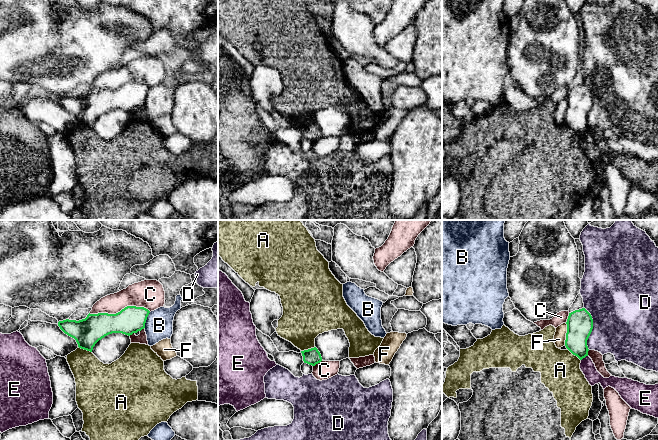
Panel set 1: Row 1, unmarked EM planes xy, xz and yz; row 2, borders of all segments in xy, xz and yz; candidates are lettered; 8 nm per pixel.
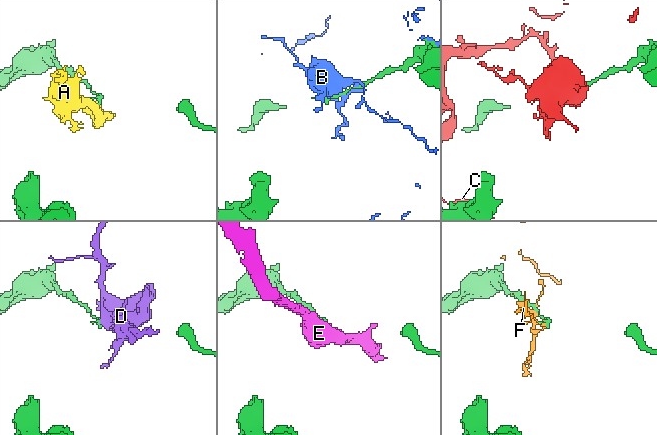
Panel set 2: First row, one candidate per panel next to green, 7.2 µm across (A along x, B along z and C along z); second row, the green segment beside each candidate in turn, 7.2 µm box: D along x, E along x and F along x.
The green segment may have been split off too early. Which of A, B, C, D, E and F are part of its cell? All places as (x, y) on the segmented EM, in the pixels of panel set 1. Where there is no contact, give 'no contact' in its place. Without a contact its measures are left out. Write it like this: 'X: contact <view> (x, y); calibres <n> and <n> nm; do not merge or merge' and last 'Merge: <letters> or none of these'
A: contact xy (85, 349); calibres 220 and 300 nm; do not merge
B: contact xy (146, 319); calibres 220 and 220 nm; do not merge
C: contact xy (120, 311); calibres 220 and 220 nm; do not merge
D: contact yz (592, 328); calibres 200 and 500 nm; do not merge
E: contact yz (584, 357); calibres 200 and 120 nm; do not merge
F: contact yz (566, 334); calibres 200 and 100 nm; do not merge
Merge: none of these

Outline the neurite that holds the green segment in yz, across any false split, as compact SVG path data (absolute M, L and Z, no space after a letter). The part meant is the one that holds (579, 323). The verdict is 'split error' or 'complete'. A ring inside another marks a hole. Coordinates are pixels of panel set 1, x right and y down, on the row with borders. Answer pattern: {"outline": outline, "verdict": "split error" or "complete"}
{"outline": "M585 308L575 310L569 313L566 324L565 346L573 355L582 360L588 356L587 340L593 329L592 316Z", "verdict": "complete"}

